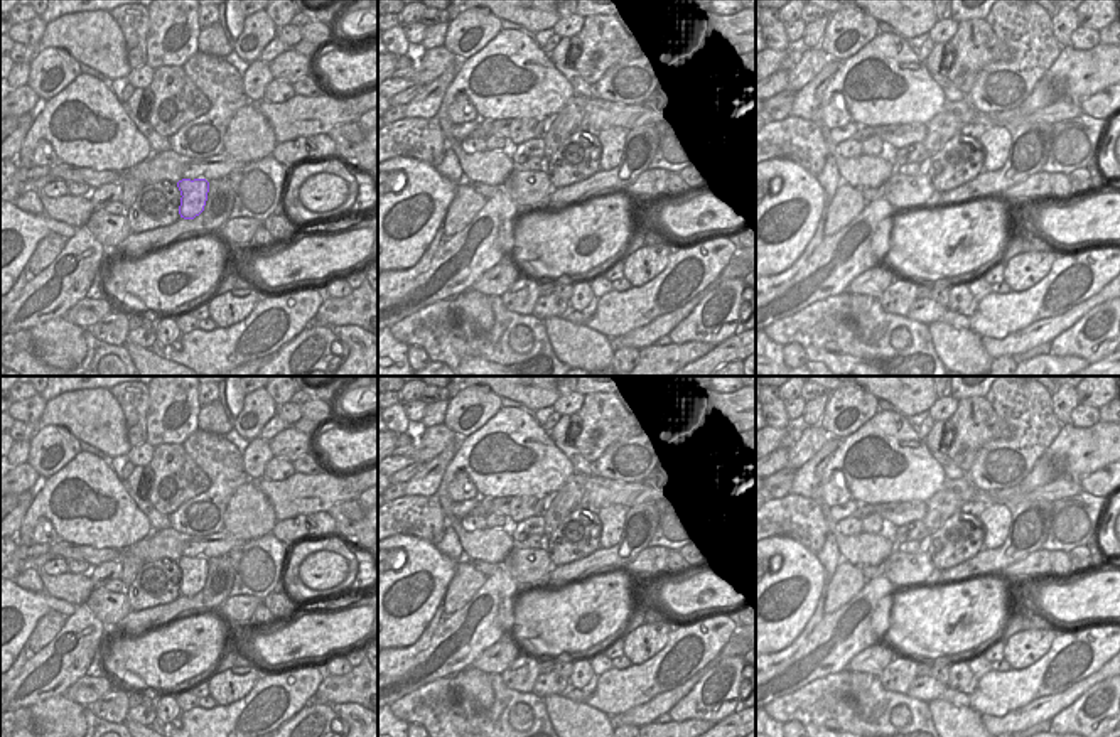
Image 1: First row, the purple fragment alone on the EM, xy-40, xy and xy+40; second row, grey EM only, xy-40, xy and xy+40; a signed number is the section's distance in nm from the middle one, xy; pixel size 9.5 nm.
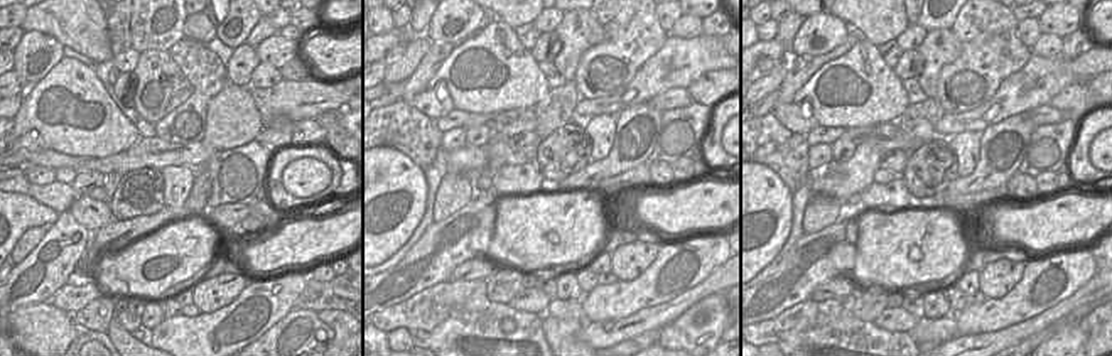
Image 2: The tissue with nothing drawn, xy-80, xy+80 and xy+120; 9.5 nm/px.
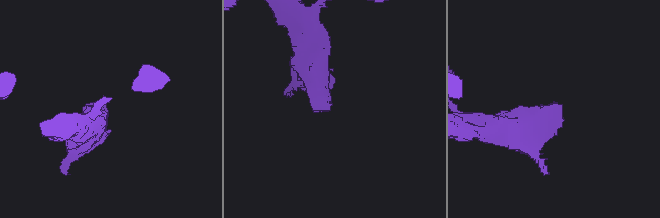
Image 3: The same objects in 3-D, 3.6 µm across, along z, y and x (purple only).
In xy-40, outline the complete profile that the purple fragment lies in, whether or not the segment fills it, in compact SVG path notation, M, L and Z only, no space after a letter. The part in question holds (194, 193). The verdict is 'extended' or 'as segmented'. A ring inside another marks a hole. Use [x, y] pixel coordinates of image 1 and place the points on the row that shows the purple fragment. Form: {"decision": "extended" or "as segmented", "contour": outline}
{"decision": "as segmented", "contour": "M182 179L177 182L177 187L182 196L179 206L180 218L194 219L204 211L209 192L209 182L206 179Z"}

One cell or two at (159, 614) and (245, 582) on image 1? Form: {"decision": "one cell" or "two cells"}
{"decision": "two cells"}

